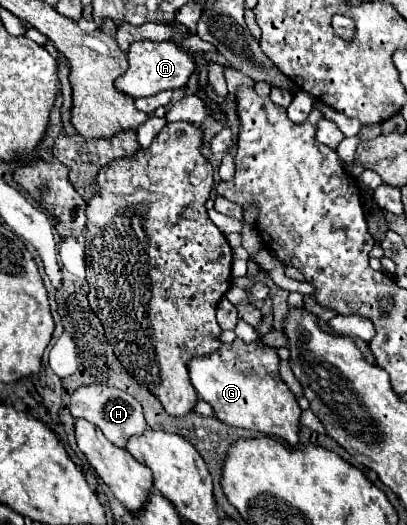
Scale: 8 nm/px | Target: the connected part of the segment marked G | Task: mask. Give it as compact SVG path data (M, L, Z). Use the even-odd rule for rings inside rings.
M236 340L232 344L224 344L214 354L190 360L188 370L192 386L196 388L198 396L202 396L202 400L212 404L218 420L228 426L280 438L286 440L290 446L296 446L302 408L298 406L298 400L290 392L286 382L280 378L278 366L280 358L276 348Z

